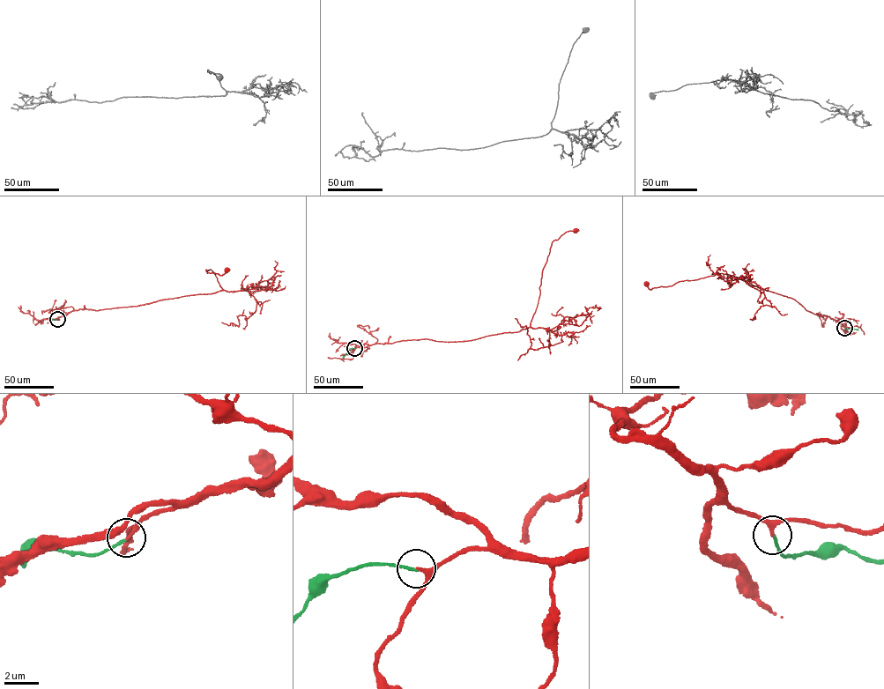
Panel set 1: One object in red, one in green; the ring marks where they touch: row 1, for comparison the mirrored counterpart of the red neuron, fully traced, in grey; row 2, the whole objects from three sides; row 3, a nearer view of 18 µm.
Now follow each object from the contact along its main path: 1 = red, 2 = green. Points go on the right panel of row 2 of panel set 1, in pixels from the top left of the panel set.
1: (844, 328), (829, 316), (820, 316), (806, 310), (794, 300), (732, 275), (716, 273), (650, 289), (645, 284)
2: (844, 328), (858, 329)

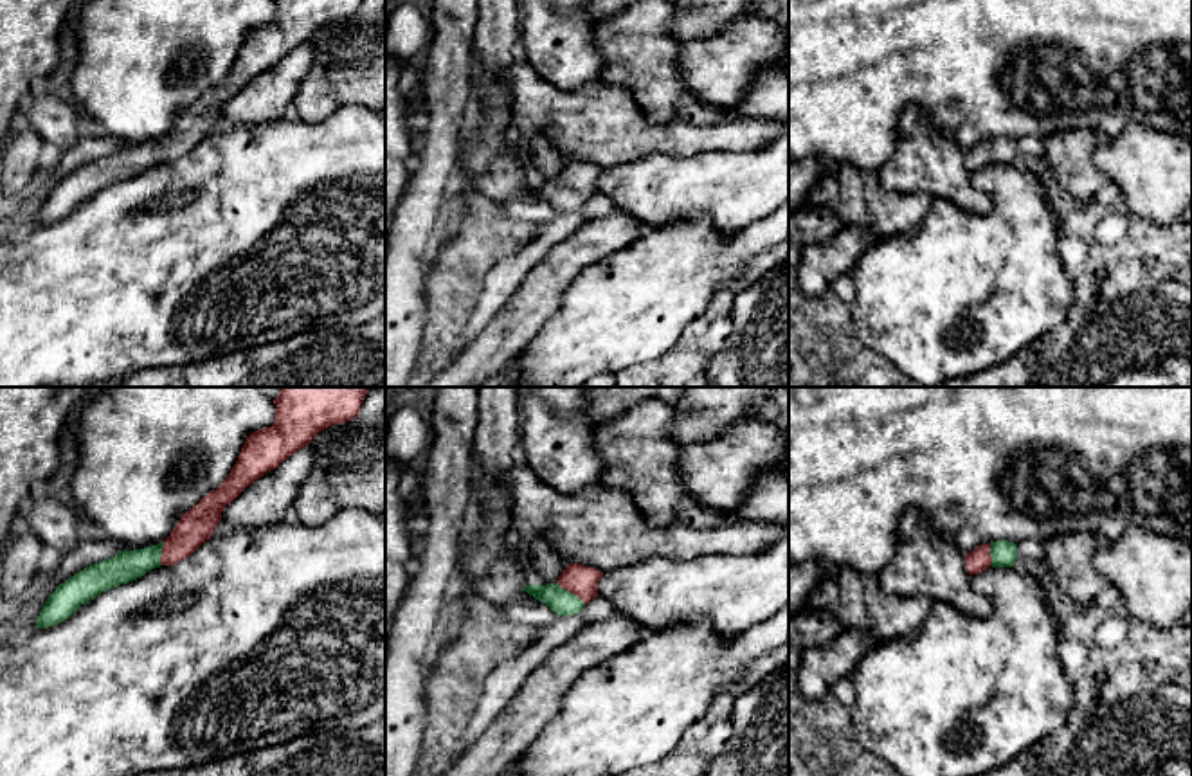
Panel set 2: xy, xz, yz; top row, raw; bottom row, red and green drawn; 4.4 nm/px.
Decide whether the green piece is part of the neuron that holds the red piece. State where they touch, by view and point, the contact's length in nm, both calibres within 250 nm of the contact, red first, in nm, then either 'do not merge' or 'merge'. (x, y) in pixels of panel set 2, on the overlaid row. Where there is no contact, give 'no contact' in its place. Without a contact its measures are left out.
contact xz (571, 591); length 160 nm; calibres 140 and 120 nm; merge

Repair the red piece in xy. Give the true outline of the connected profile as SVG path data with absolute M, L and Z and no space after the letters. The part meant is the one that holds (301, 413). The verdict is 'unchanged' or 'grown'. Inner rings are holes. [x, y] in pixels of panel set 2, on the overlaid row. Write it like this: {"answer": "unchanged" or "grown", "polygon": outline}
{"answer": "grown", "polygon": "M281 387L272 427L252 432L229 477L185 511L171 535L151 547L119 551L63 583L47 598L36 628L68 619L81 605L121 583L133 582L160 565L175 565L211 538L221 511L247 486L308 447L324 429L358 416L371 387Z"}

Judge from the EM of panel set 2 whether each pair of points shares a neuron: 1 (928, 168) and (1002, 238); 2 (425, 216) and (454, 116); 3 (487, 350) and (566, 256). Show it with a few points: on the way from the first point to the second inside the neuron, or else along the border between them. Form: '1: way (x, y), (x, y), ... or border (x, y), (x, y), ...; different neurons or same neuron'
1: border (935, 197), (971, 213), (994, 206); different neurons
2: way (425, 191), (431, 166), (442, 152), (443, 141); same neuron
3: way (512, 332), (548, 281); same neuron

